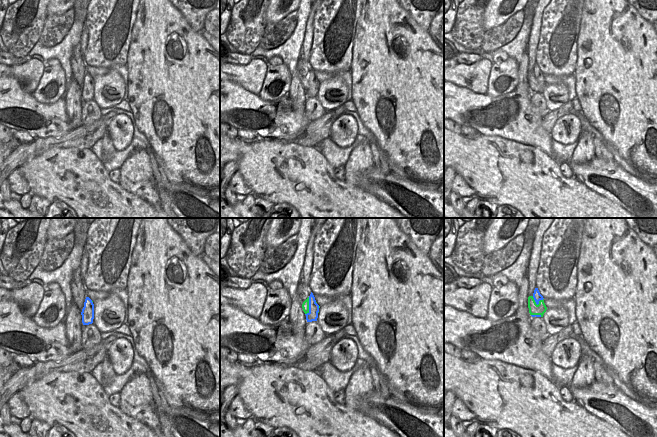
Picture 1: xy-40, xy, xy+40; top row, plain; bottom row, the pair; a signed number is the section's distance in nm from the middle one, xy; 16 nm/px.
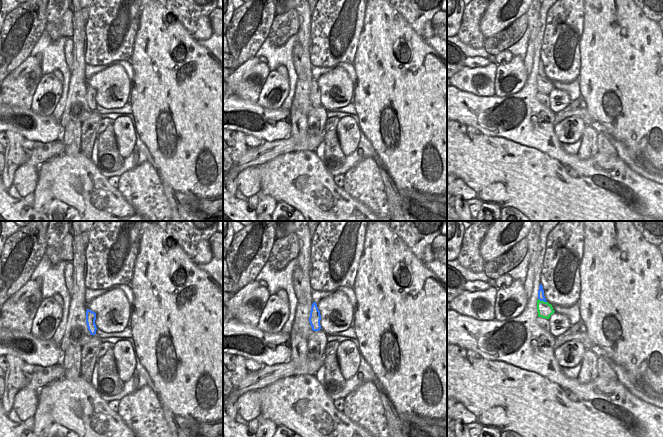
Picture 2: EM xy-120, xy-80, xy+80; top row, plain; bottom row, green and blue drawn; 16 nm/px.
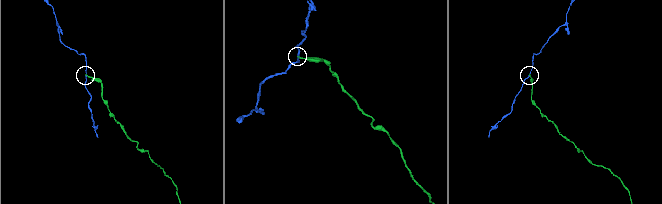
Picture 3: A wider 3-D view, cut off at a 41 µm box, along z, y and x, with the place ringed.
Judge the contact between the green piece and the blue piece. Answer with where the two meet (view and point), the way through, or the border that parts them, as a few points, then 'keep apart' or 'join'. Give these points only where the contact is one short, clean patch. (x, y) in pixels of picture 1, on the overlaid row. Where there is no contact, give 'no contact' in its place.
contact xy (308, 306); border xy (309, 297), (309, 310), (305, 314); keep apart

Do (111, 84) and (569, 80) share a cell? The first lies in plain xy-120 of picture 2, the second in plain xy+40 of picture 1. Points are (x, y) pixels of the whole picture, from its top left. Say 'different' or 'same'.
different

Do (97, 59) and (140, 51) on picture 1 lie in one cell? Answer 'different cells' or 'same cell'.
different cells

